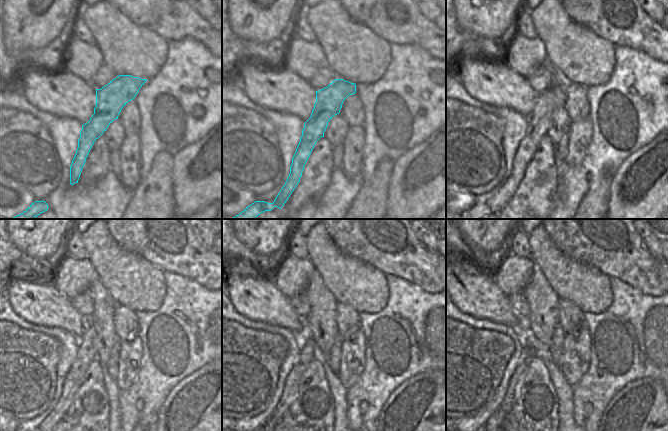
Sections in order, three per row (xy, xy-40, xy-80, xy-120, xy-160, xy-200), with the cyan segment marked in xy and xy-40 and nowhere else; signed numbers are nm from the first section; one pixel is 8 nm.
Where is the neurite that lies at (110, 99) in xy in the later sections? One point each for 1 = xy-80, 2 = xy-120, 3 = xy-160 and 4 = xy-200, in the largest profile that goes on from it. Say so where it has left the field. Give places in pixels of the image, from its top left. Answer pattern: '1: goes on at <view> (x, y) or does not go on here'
1: goes on at xy-80 (539, 119)
2: goes on at xy-120 (86, 353)
3: goes on at xy-160 (308, 350)
4: goes on at xy-200 (516, 382)

